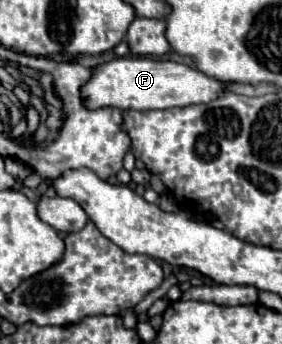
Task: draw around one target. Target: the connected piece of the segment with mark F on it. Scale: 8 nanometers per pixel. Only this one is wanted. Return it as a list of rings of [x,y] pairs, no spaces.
[[[117,57],[91,69],[89,81],[81,85],[83,105],[87,109],[167,109],[209,103],[223,93],[223,83],[209,79],[205,73],[175,61],[155,61],[149,57]]]

